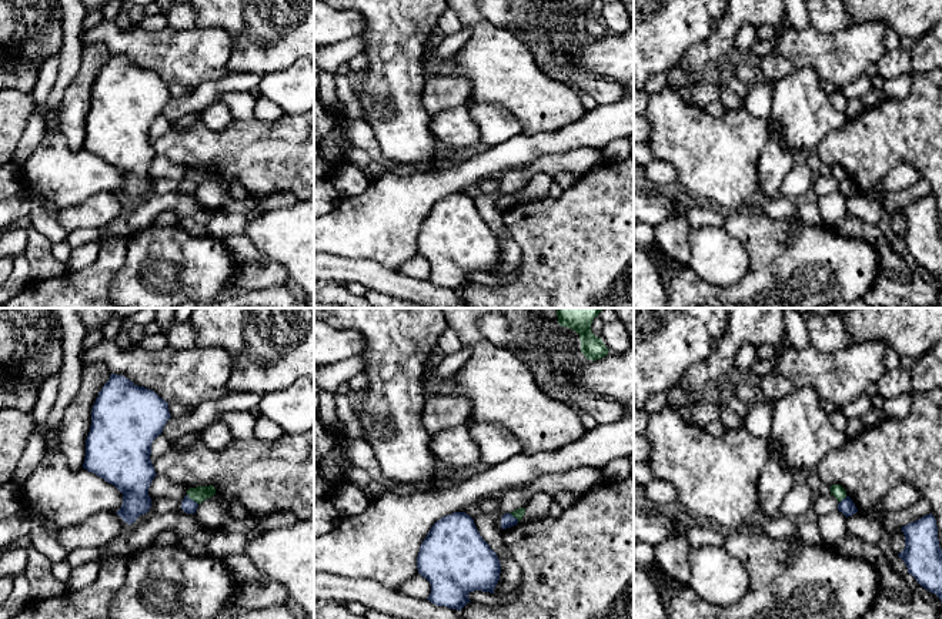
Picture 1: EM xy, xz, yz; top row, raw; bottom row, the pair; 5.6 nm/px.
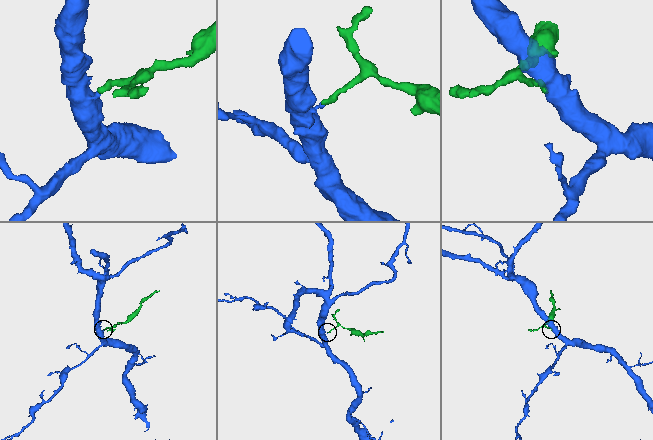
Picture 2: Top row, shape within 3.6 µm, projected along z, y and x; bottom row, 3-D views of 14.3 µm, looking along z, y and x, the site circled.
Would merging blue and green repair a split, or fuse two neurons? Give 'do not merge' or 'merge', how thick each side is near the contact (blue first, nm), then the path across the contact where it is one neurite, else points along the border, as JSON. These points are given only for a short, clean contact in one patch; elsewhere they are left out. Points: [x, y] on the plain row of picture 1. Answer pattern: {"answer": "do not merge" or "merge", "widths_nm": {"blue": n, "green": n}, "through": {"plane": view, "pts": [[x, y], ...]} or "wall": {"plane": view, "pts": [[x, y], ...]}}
{"answer": "do not merge", "widths_nm": {"blue": 80, "green": 90}, "wall": {"plane": "xy", "pts": [[187, 174], [197, 184]]}}

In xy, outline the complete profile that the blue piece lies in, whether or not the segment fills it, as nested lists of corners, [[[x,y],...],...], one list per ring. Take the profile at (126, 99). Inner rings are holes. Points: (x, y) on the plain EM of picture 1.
[[[117,54],[110,56],[93,86],[83,148],[114,165],[123,174],[121,188],[116,194],[128,205],[151,188],[148,168],[157,155],[150,140],[151,124],[161,116],[170,98],[168,83],[154,71],[138,67]]]

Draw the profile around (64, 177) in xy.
[[[47,130],[21,167],[21,180],[56,208],[81,204],[98,193],[117,193],[123,174],[81,148],[73,151],[60,130]]]

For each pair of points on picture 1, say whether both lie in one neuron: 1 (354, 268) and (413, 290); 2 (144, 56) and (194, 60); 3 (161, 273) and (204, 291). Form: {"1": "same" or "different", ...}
{"1": "same", "2": "same", "3": "same"}

